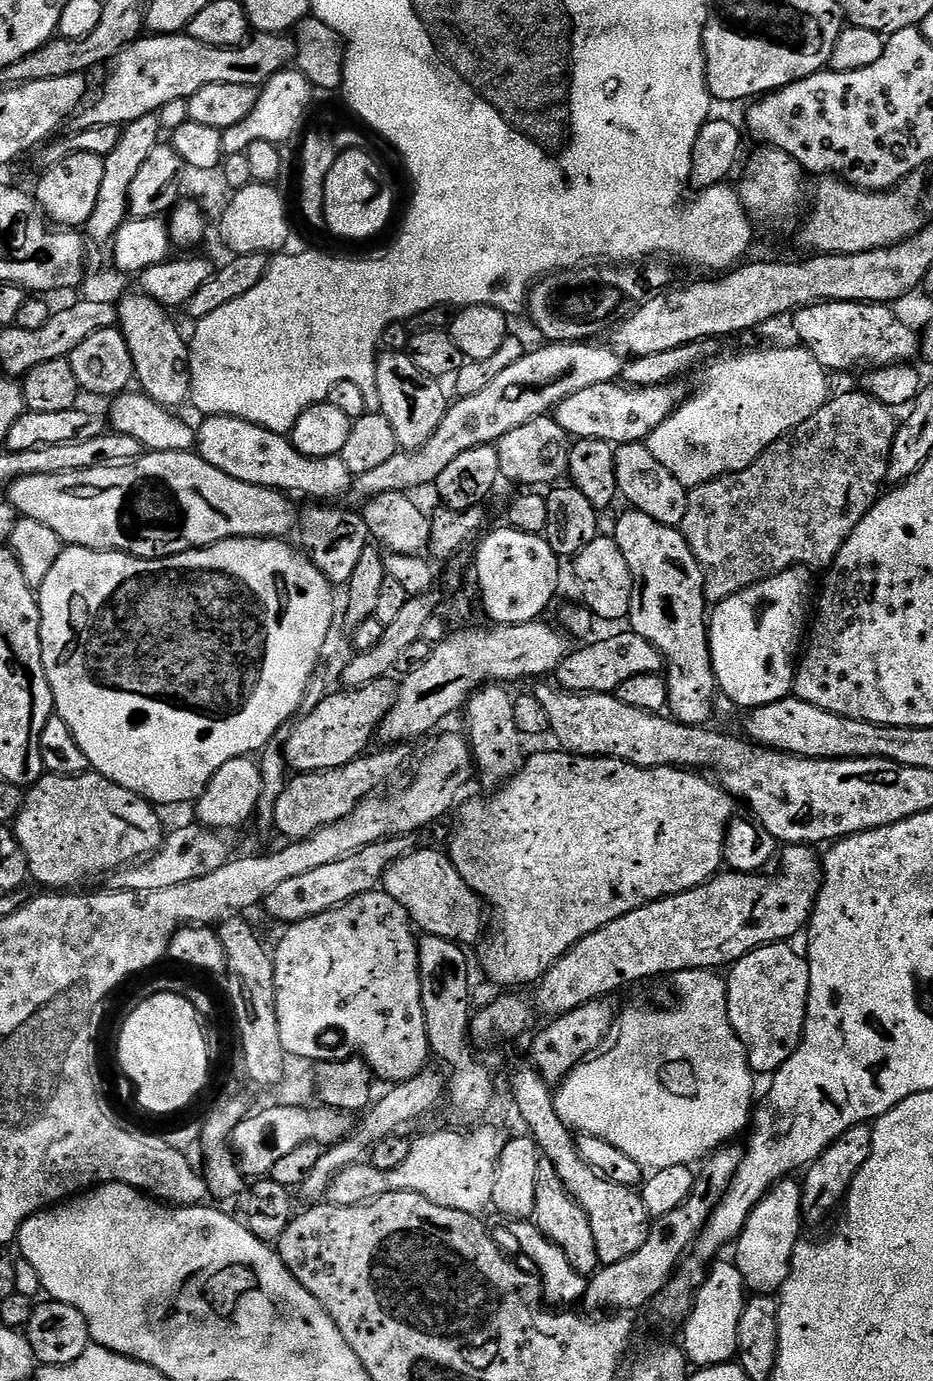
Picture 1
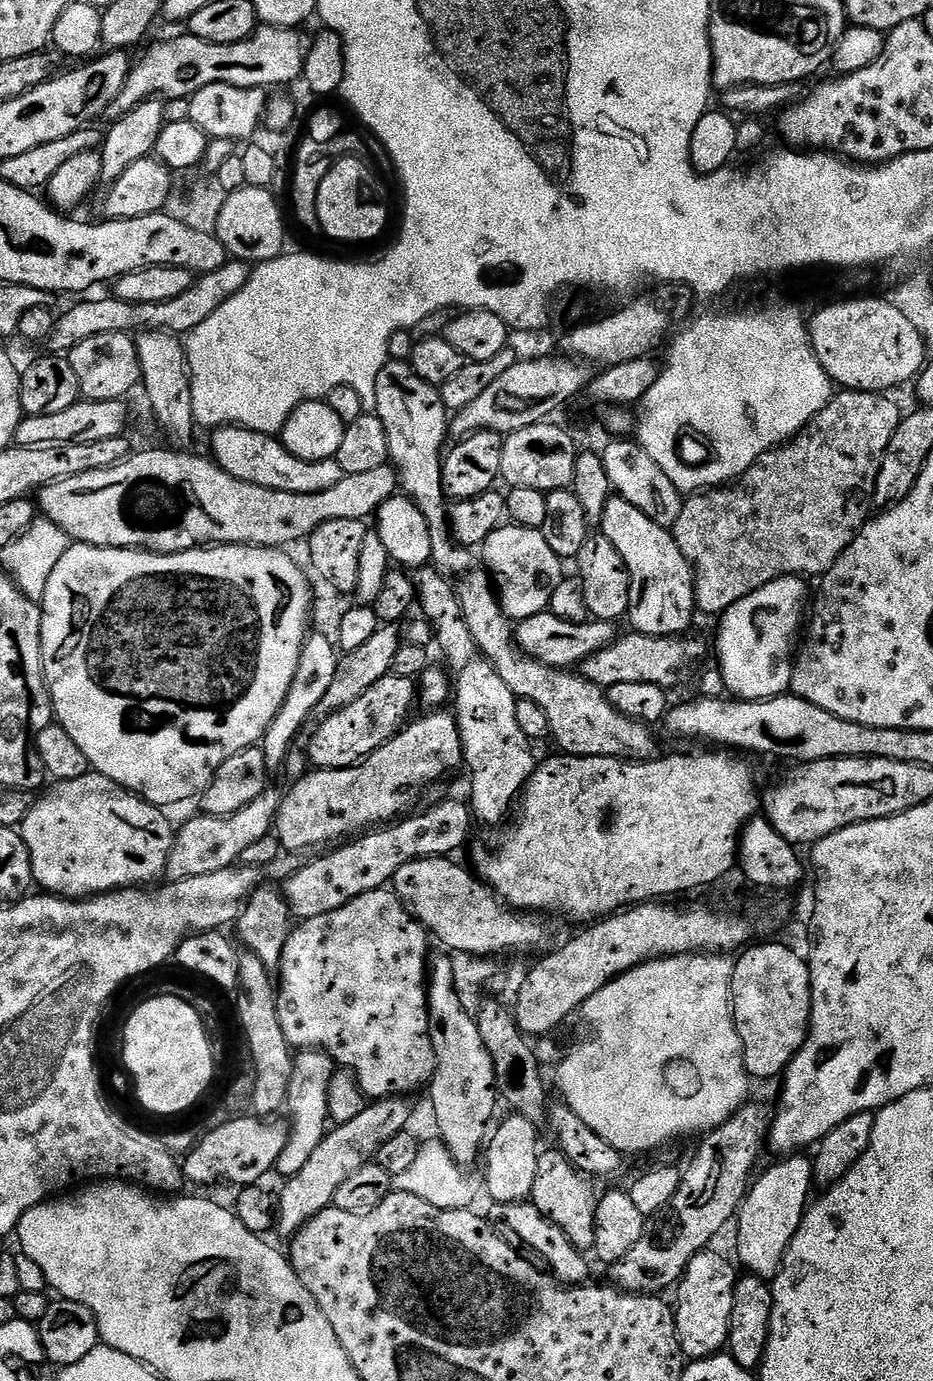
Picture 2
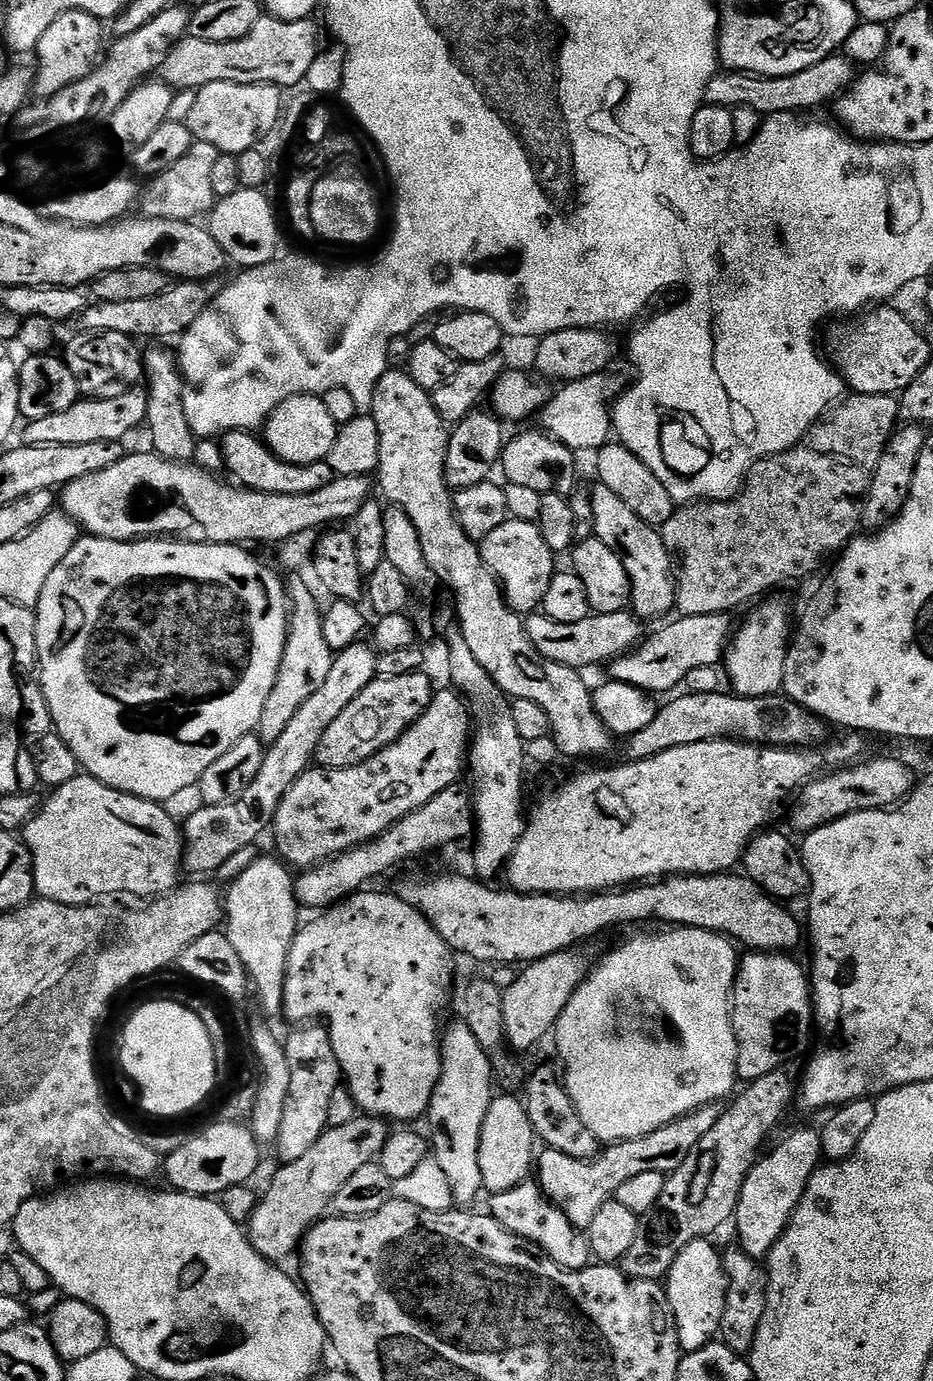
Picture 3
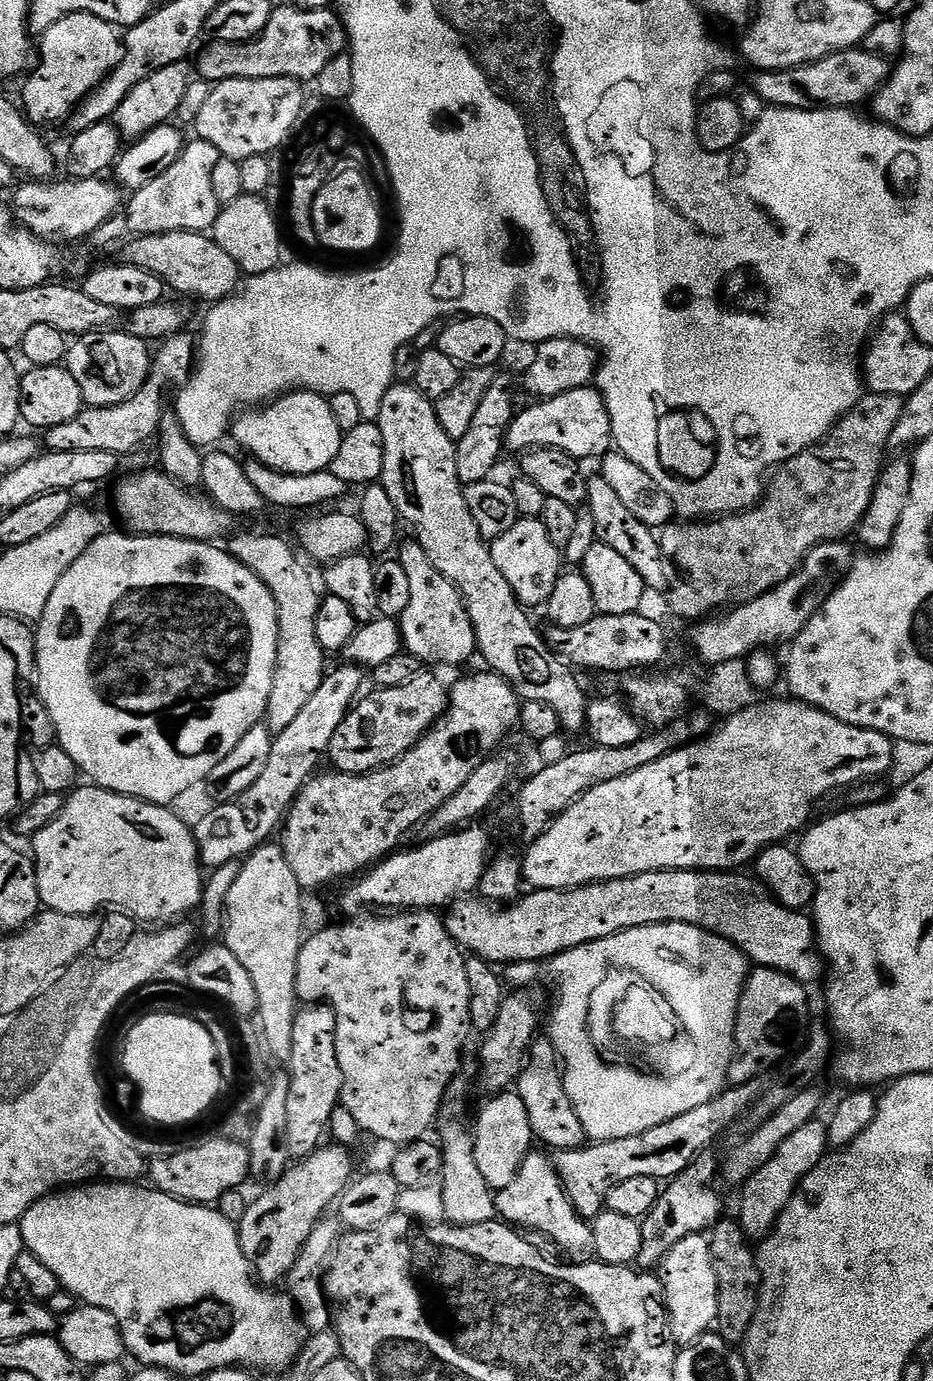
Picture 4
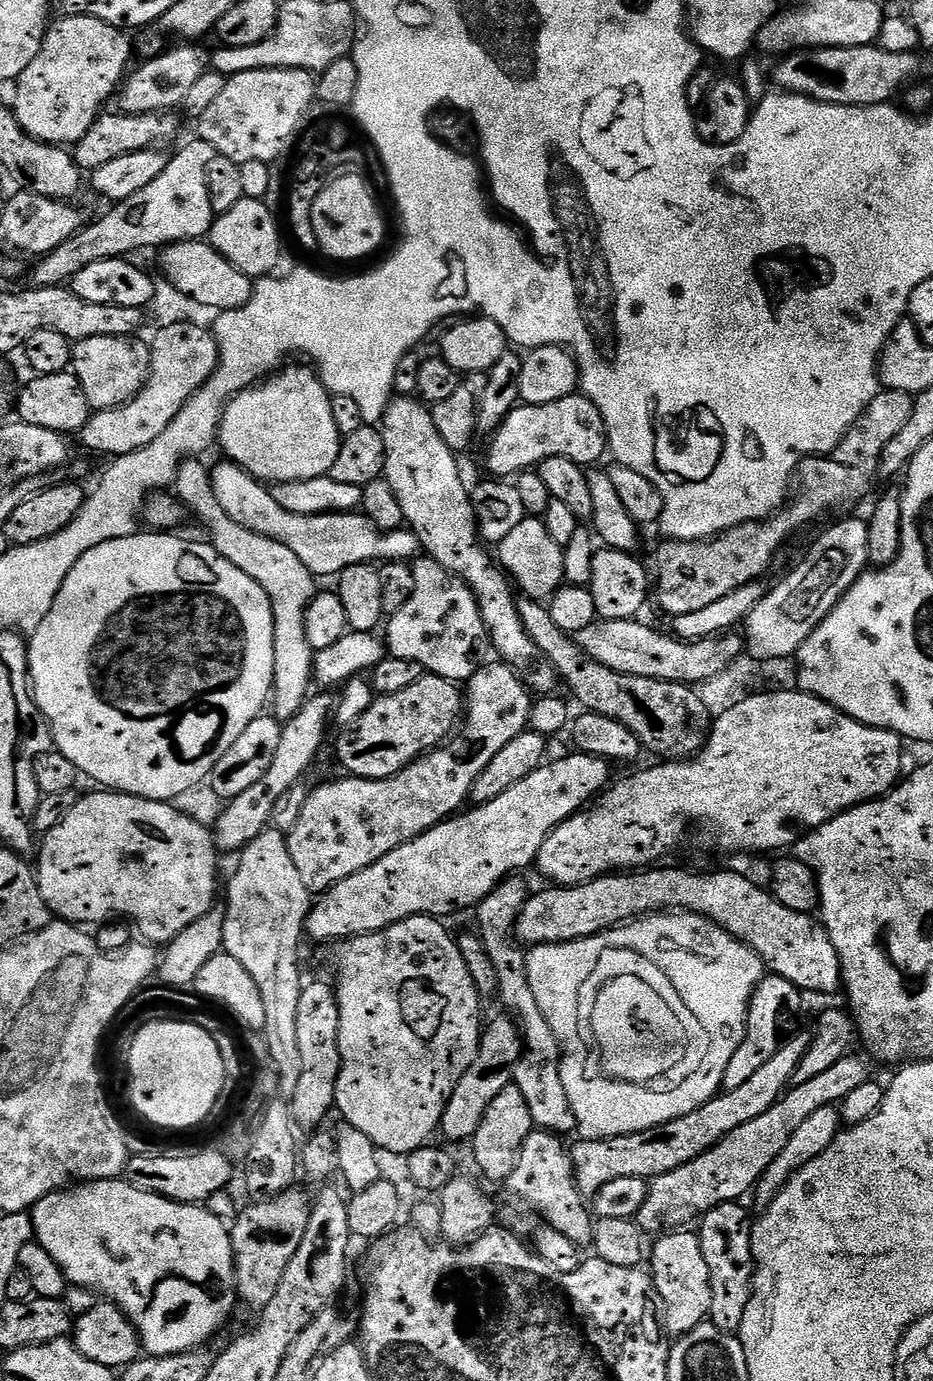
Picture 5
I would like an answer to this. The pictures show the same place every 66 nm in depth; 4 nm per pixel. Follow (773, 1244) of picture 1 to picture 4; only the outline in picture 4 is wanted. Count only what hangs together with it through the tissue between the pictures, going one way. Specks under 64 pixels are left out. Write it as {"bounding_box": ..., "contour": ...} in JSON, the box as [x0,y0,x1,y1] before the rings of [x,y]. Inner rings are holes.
{"bounding_box":[738,1119,829,1238],"contour":[[[819,1119],[811,1120],[806,1126],[802,1126],[802,1130],[794,1130],[794,1134],[790,1134],[790,1138],[786,1138],[786,1142],[778,1146],[774,1158],[770,1158],[770,1162],[766,1162],[762,1170],[758,1170],[749,1180],[744,1181],[738,1223],[743,1228],[745,1236],[764,1238],[771,1233],[781,1212],[788,1207],[793,1194],[800,1187],[801,1180],[818,1167],[829,1148],[827,1123]]]}

